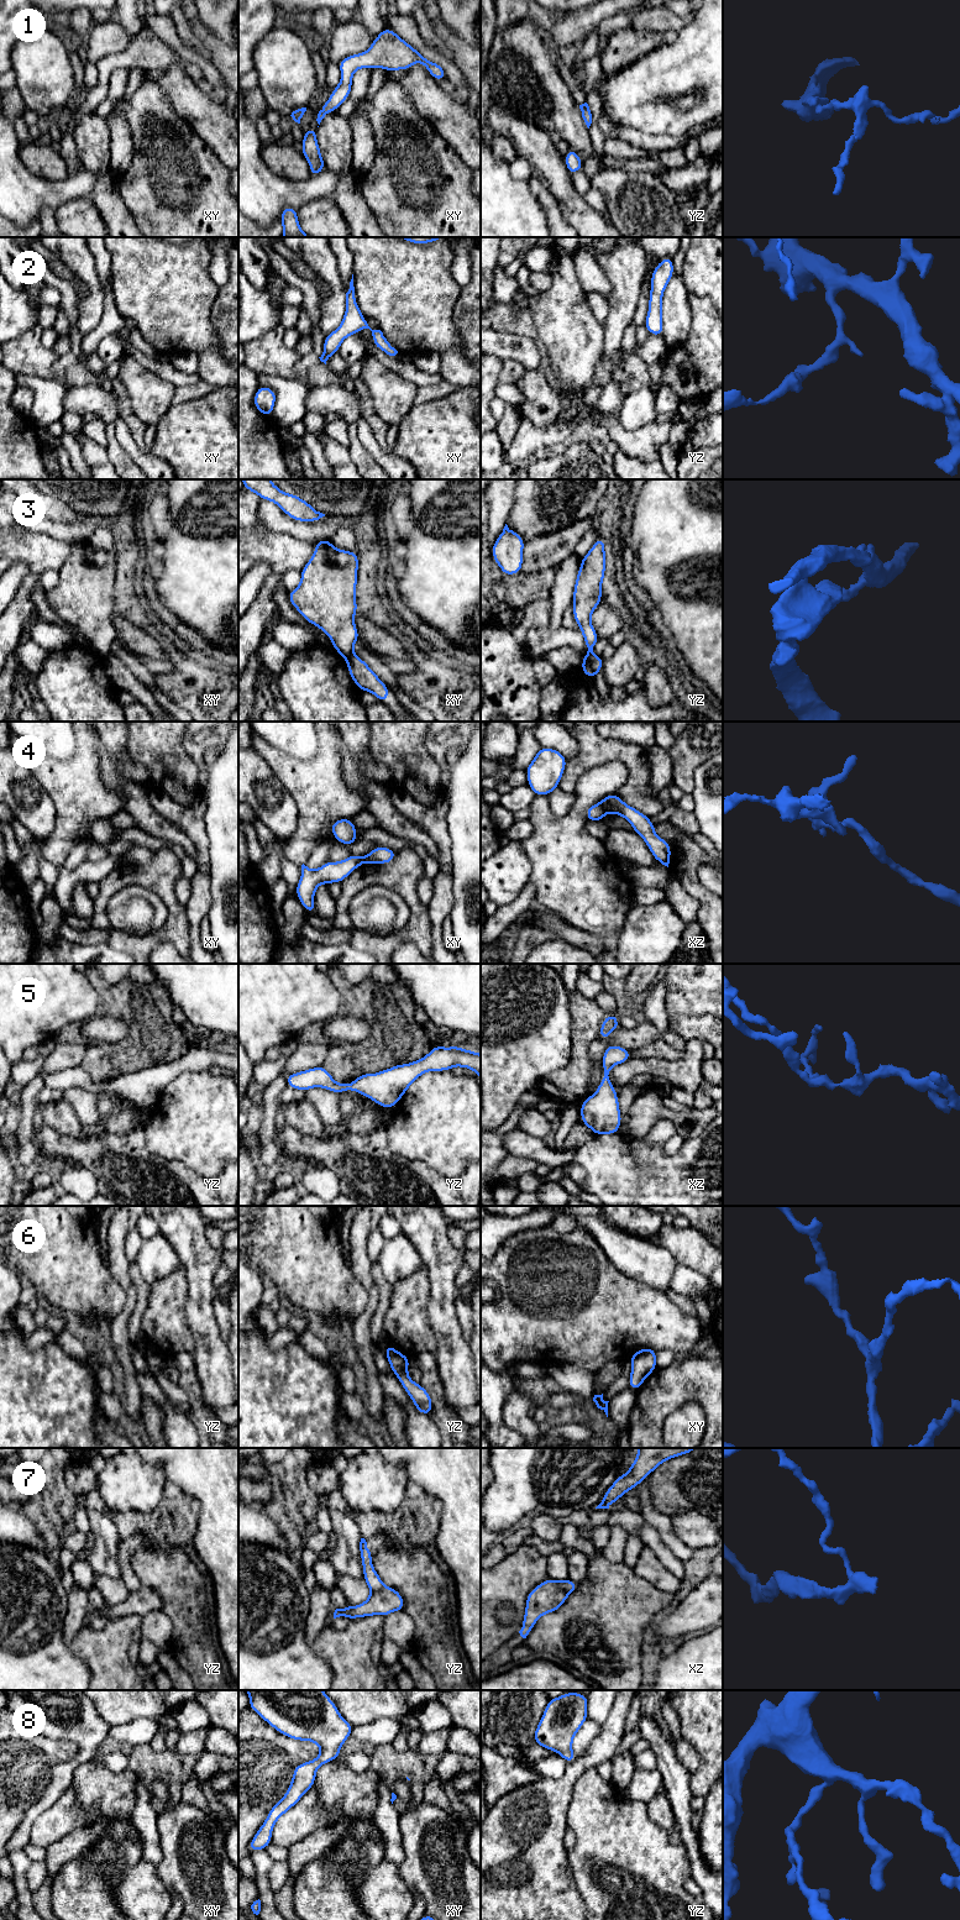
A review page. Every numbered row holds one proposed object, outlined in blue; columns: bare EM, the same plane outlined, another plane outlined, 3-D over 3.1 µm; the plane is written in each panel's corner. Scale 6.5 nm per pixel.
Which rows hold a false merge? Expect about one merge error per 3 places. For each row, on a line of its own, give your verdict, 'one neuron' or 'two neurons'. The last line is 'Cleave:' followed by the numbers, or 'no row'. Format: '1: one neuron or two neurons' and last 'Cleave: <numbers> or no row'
1: one neuron
2: one neuron
3: two neurons
4: two neurons
5: one neuron
6: one neuron
7: two neurons
8: one neuron
Cleave: 3, 4, 7

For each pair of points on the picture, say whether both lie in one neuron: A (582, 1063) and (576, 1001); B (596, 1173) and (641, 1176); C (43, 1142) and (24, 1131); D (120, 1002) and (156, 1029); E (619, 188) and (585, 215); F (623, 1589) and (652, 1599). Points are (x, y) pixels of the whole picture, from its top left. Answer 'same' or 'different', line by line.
A: same
B: same
C: different
D: same
E: different
F: same

